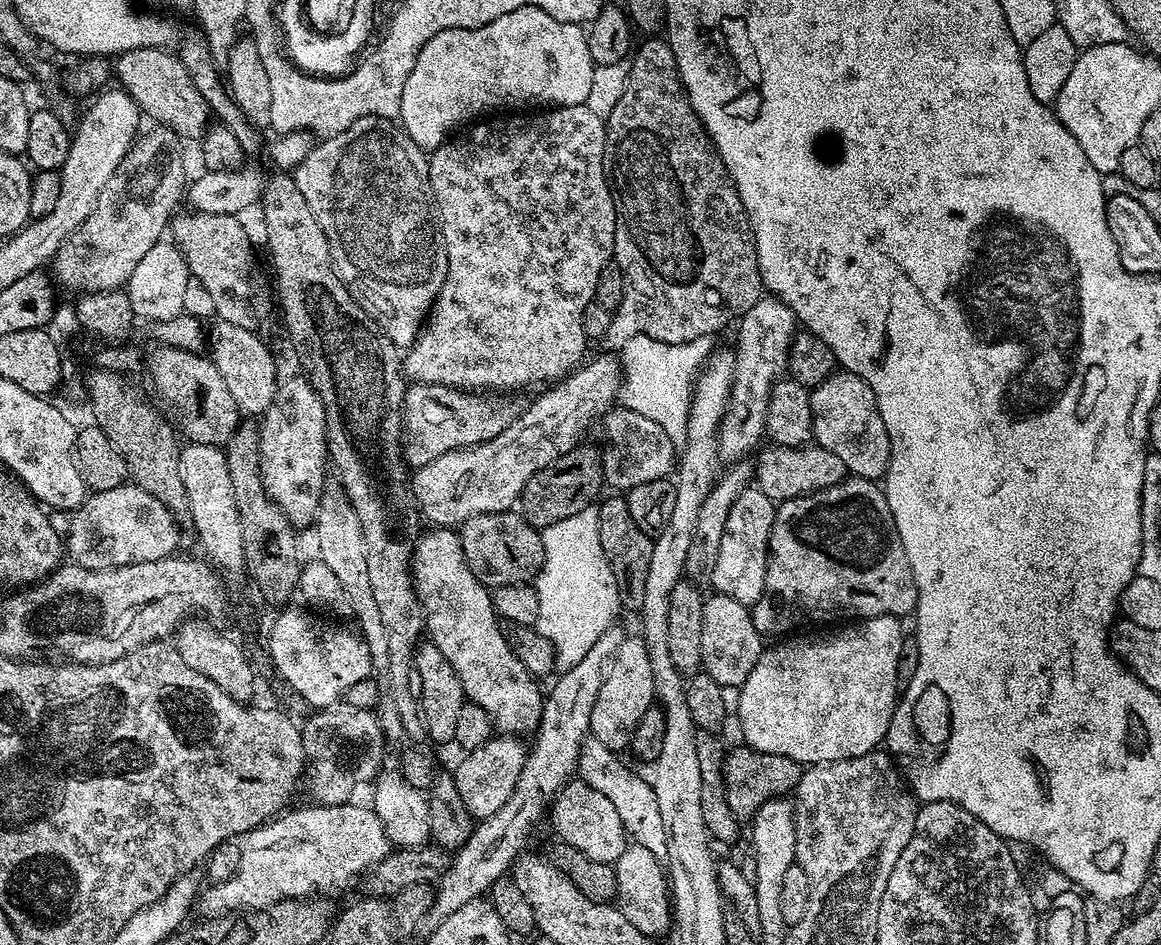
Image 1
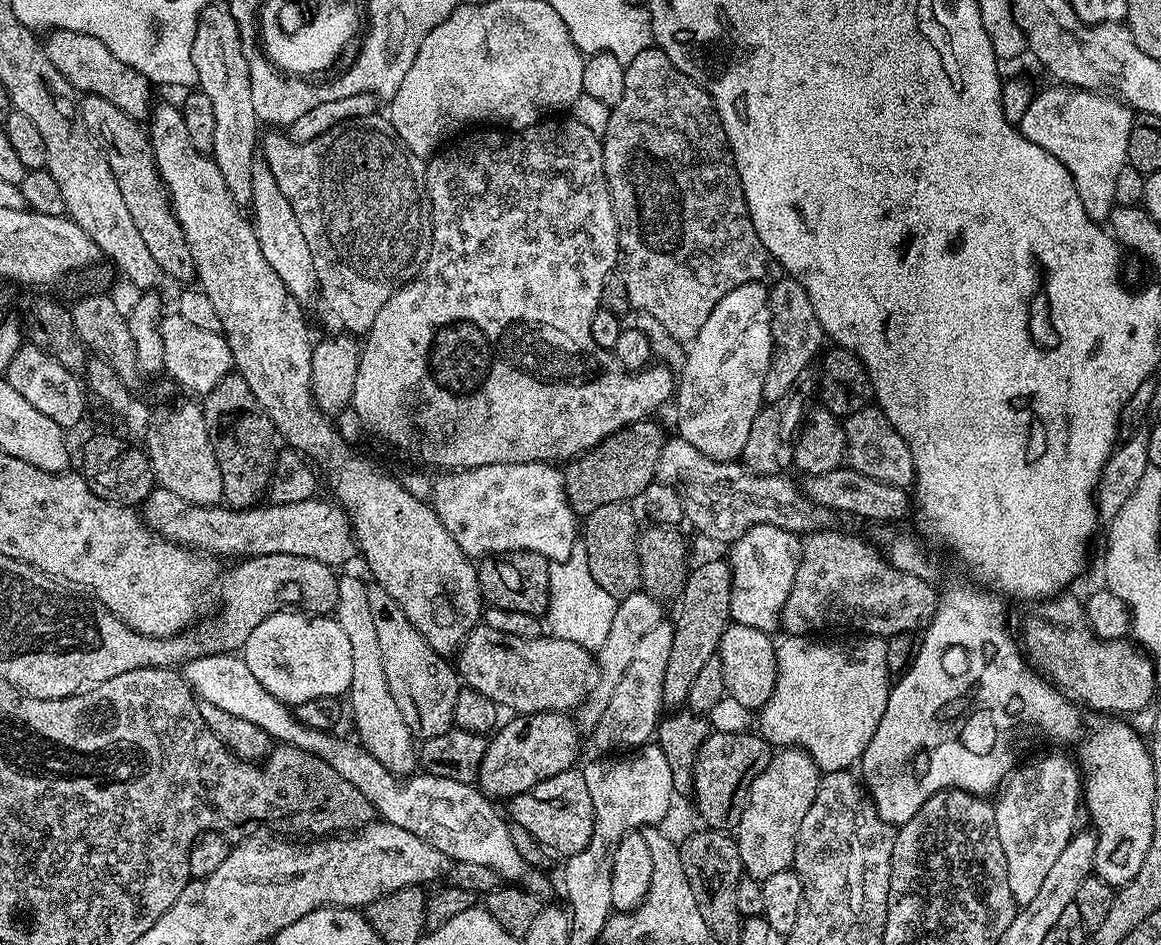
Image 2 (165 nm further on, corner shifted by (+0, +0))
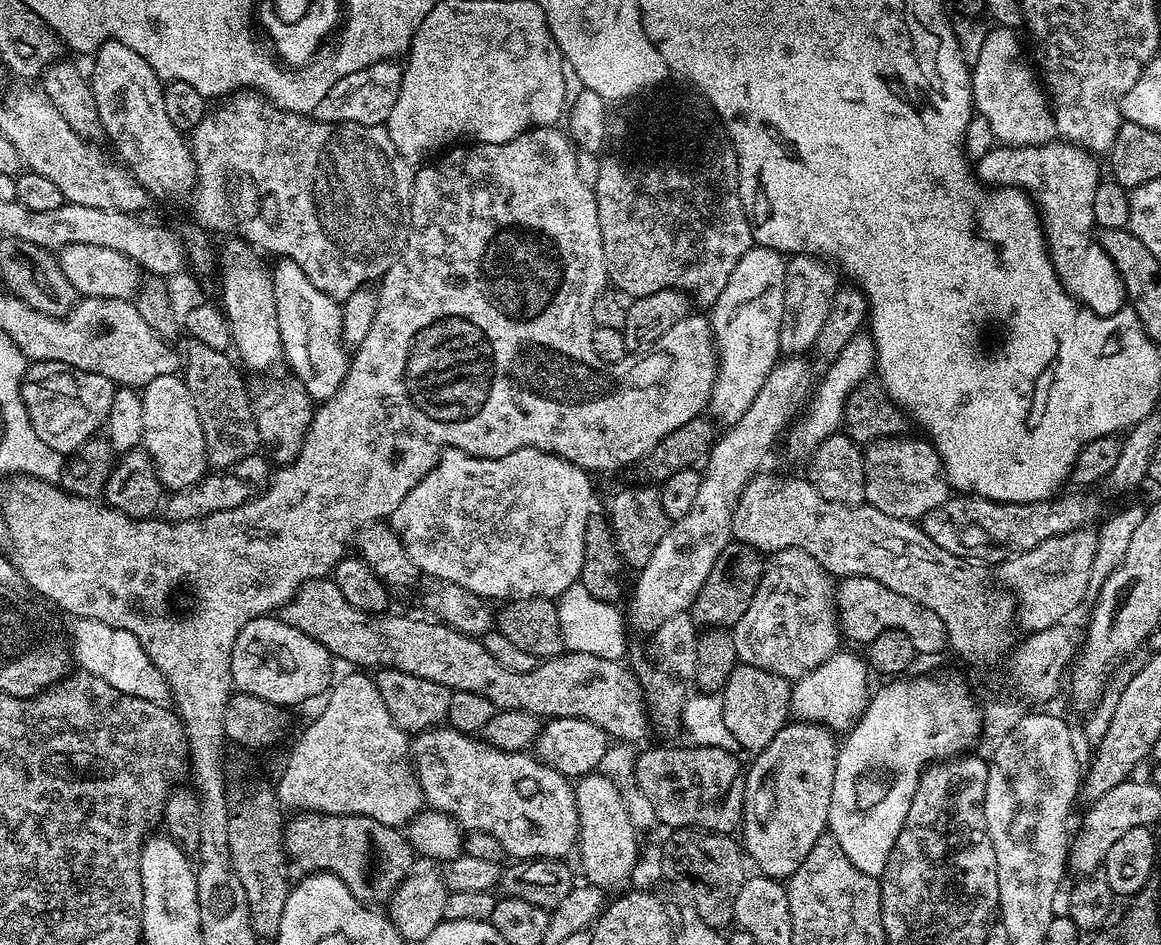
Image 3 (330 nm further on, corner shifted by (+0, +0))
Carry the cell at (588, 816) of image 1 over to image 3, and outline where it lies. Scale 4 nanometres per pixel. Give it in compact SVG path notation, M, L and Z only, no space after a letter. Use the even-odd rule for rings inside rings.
M437 726L411 737L410 759L429 809L444 812L461 829L485 832L498 838L509 857L516 860L558 860L567 857L567 852L577 847L580 819L573 781L558 774L558 770L541 764L535 755L527 751L507 752L491 748L475 735L447 726Z

